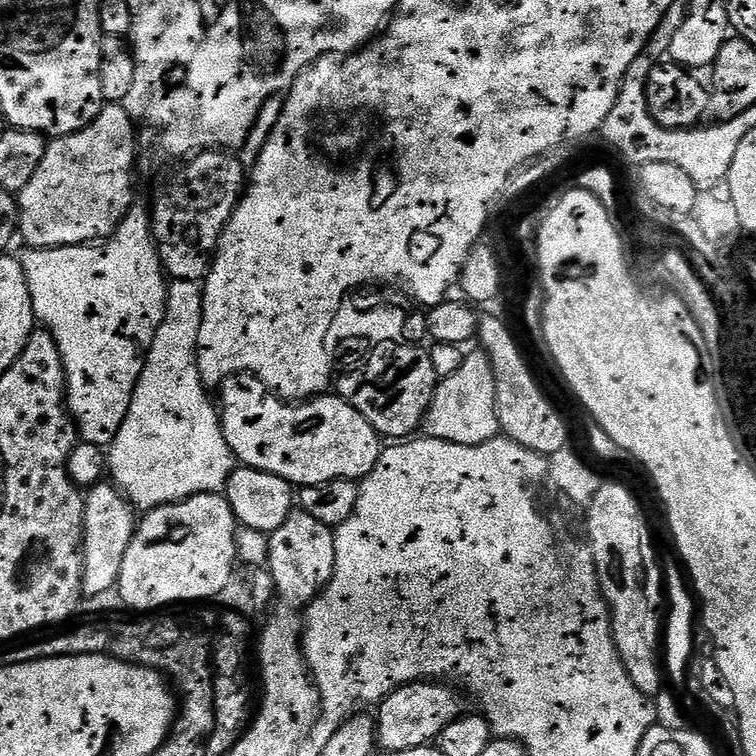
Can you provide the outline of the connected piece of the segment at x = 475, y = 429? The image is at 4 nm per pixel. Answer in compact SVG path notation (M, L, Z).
M483 350L469 351L462 366L454 374L437 383L436 393L428 407L426 432L433 440L445 440L462 446L478 446L496 439L500 432L500 419L496 413L496 387L494 370Z

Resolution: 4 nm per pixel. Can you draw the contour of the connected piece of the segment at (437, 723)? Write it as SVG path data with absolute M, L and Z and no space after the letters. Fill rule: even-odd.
M444 682L403 684L385 700L381 700L378 705L380 716L375 717L377 745L392 754L431 745L436 737L442 734L442 730L450 726L450 722L454 722L466 712L459 694L447 686L452 687Z

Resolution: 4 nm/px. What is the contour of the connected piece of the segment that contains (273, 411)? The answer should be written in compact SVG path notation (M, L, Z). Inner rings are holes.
M241 374L225 380L219 385L220 425L224 428L226 442L243 467L264 471L268 475L276 475L291 486L321 484L331 480L364 479L374 470L382 451L381 437L375 430L340 396L325 394L310 400L288 403L280 399L275 392L269 390L261 380L251 374Z

